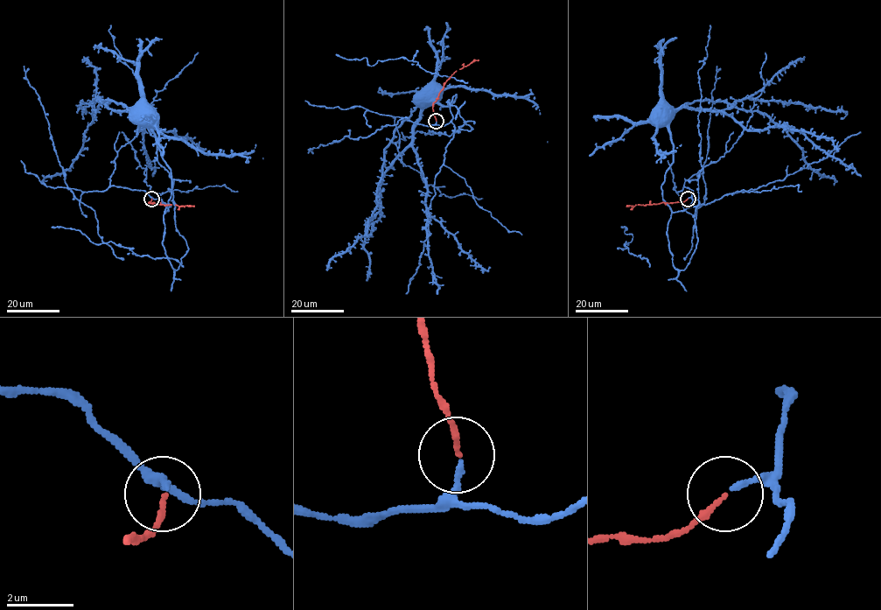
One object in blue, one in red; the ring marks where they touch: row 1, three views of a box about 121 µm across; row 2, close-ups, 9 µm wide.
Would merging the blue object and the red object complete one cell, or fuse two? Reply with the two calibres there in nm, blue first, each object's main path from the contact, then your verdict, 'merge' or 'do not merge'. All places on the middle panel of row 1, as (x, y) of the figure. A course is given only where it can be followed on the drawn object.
calibres 150 and 140 nm; course blue (437, 121), (445, 125), (452, 118), (448, 100), (472, 129), (458, 128), (450, 136), (417, 130), (395, 143); course red (436, 121), (432, 104), (443, 84), (456, 71), (478, 59); merge

